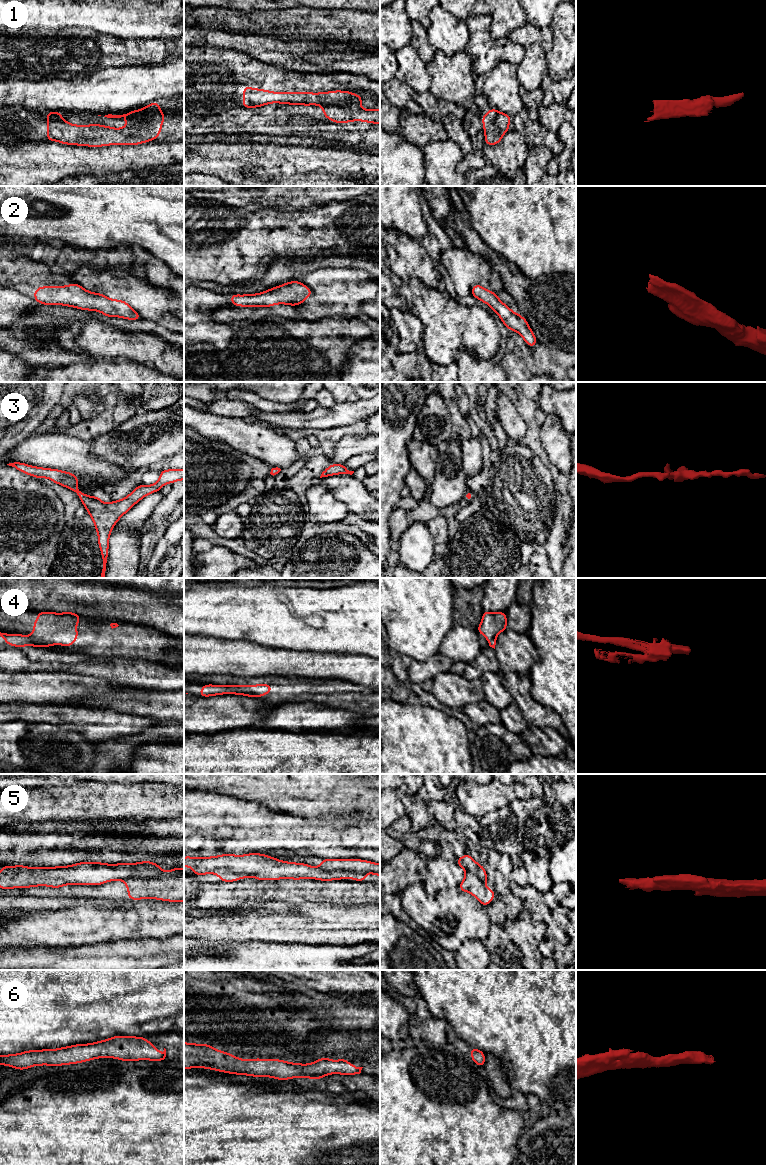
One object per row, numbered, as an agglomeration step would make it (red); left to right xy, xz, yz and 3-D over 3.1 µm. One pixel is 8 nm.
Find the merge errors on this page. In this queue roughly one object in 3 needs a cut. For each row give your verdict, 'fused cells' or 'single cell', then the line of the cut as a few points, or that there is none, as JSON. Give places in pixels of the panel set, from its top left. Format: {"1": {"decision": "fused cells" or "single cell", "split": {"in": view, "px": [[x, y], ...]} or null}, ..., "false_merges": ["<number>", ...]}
{"1": {"decision": "fused cells", "split": {"in": "xz", "px": [[320, 104], [360, 109]]}}, "2": {"decision": "single cell", "split": null}, "3": {"decision": "single cell", "split": null}, "4": {"decision": "single cell", "split": null}, "5": {"decision": "fused cells", "split": {"in": "xz", "px": [[319, 867], [325, 870], [350, 870], [364, 874]]}}, "6": {"decision": "single cell", "split": null}, "false_merges": ["1", "5"]}

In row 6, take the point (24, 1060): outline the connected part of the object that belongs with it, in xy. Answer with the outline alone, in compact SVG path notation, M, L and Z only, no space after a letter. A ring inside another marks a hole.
M113 1036L89 1044L76 1044L72 1046L30 1050L18 1054L0 1055L0 1065L7 1065L19 1070L37 1066L61 1066L77 1064L95 1058L116 1058L123 1061L140 1061L142 1059L160 1062L166 1057L166 1049L160 1053L155 1044L145 1037Z

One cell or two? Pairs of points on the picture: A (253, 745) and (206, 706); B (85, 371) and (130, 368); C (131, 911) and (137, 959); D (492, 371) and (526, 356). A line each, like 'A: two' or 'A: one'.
A: two
B: one
C: two
D: two

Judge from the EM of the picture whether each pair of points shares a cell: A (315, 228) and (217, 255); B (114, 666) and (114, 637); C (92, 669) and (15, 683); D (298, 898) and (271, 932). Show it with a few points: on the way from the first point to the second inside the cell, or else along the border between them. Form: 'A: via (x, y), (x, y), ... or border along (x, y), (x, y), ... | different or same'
A: via (291, 234), (267, 234), (241, 244) | same
B: border along (95, 657), (123, 656), (137, 659) | different
C: border along (49, 671), (71, 671), (95, 678) | different
D: border along (315, 901), (305, 902) | different

